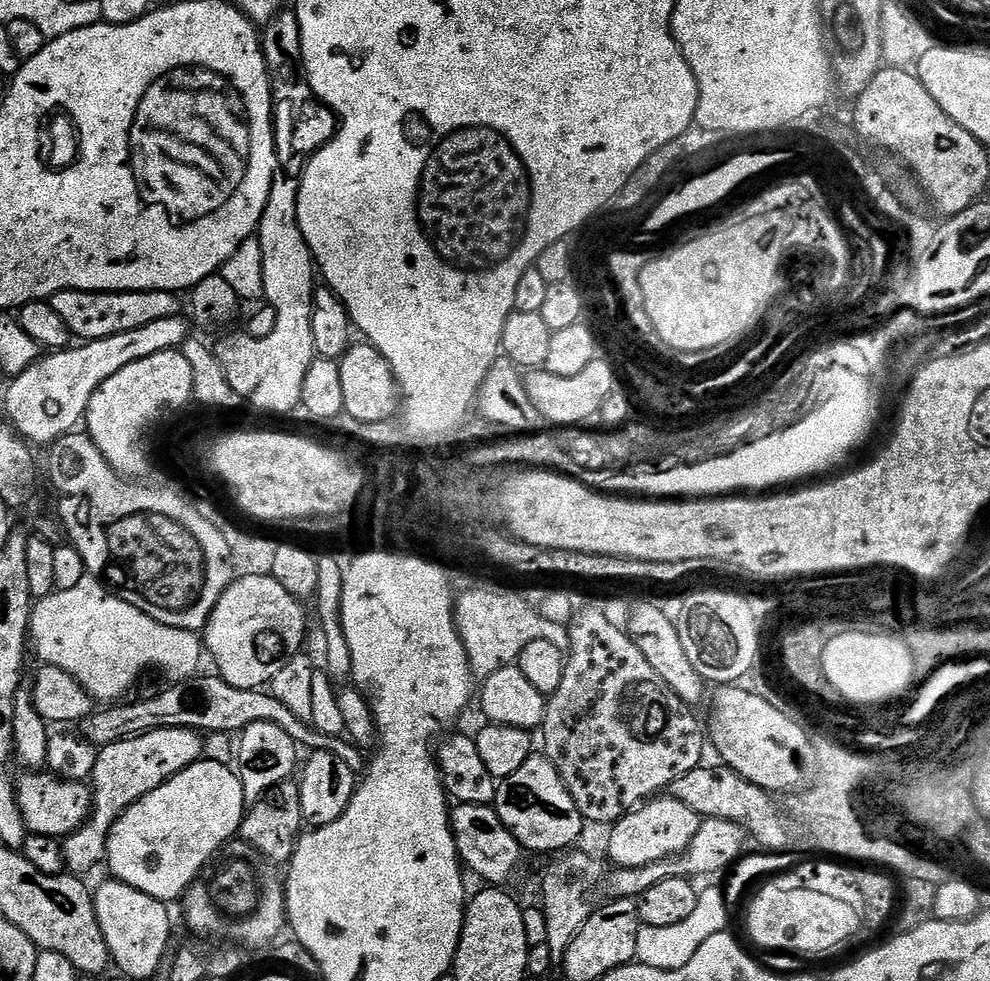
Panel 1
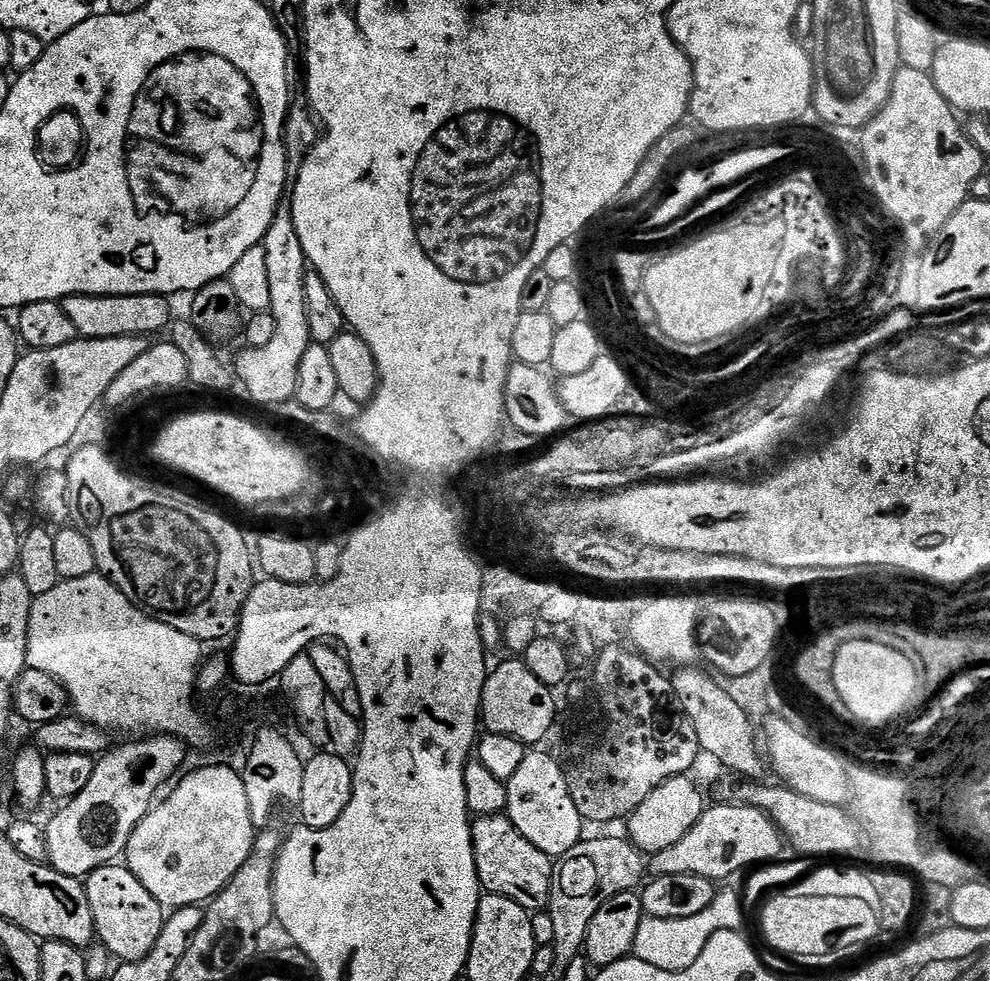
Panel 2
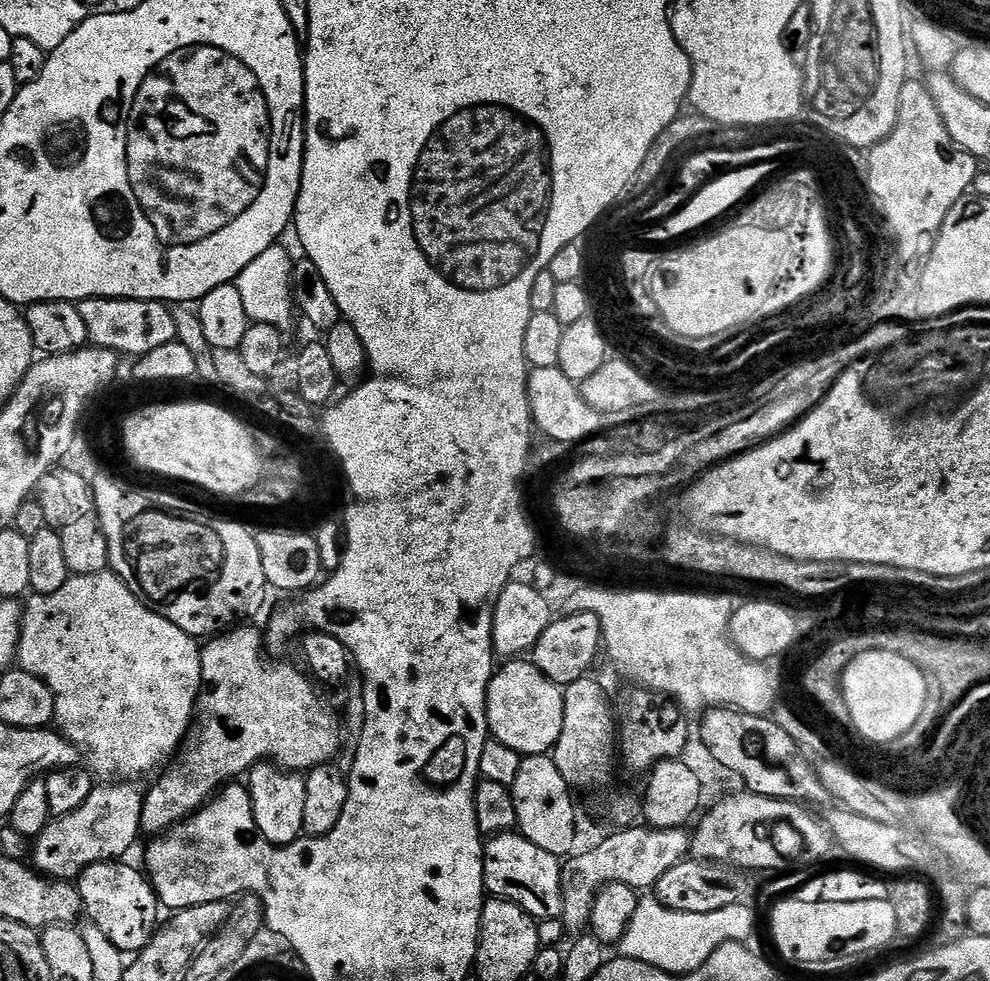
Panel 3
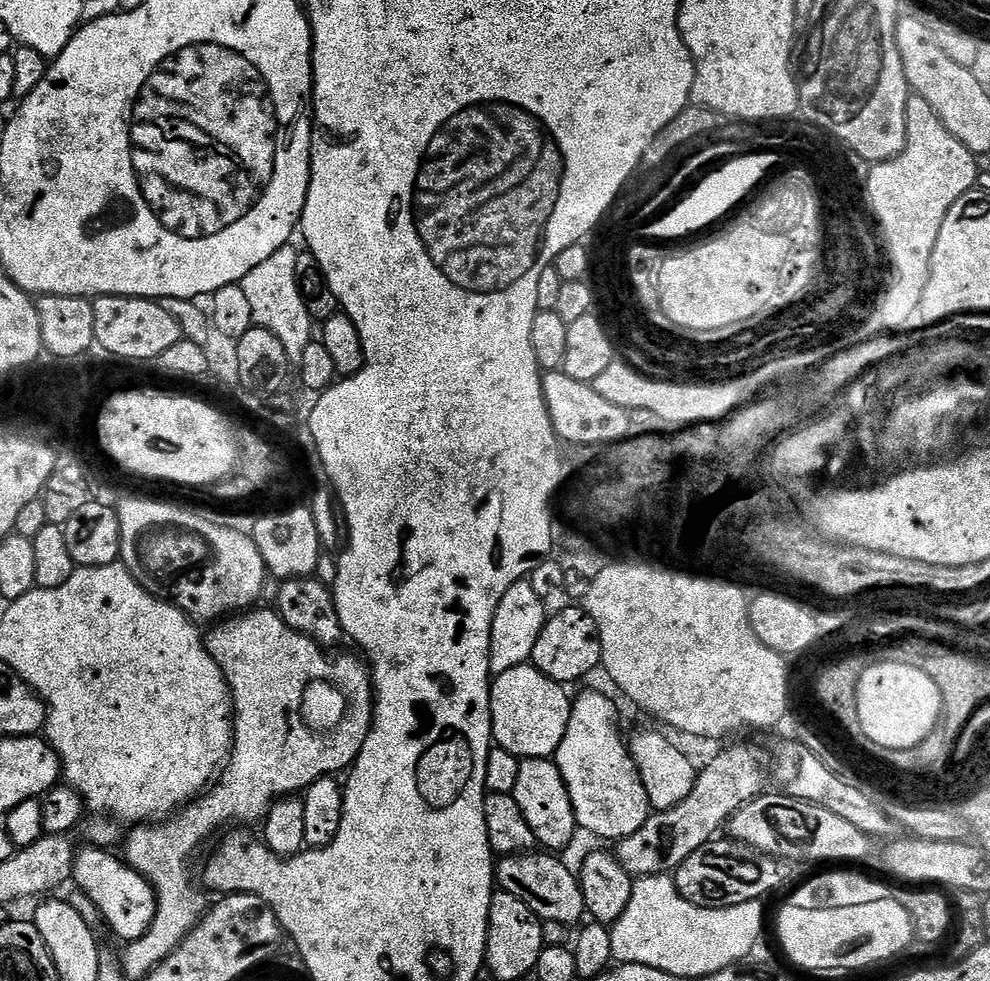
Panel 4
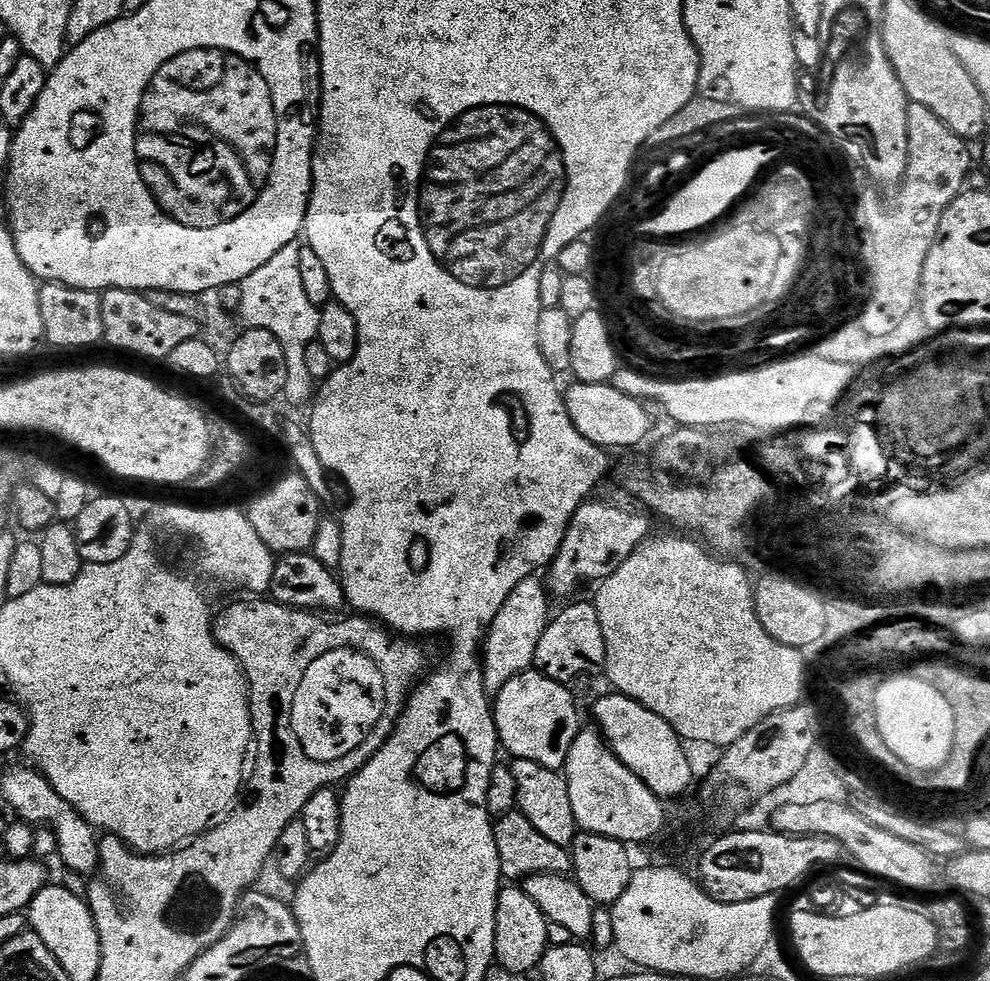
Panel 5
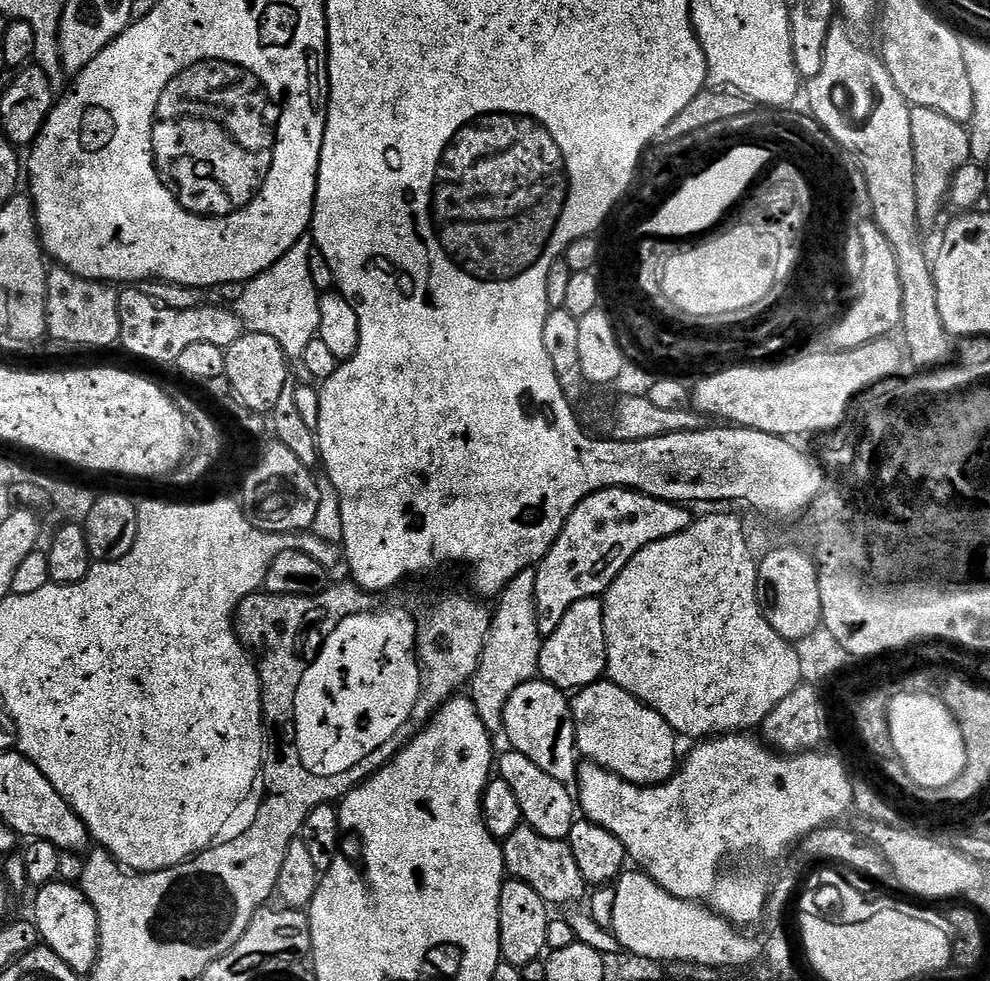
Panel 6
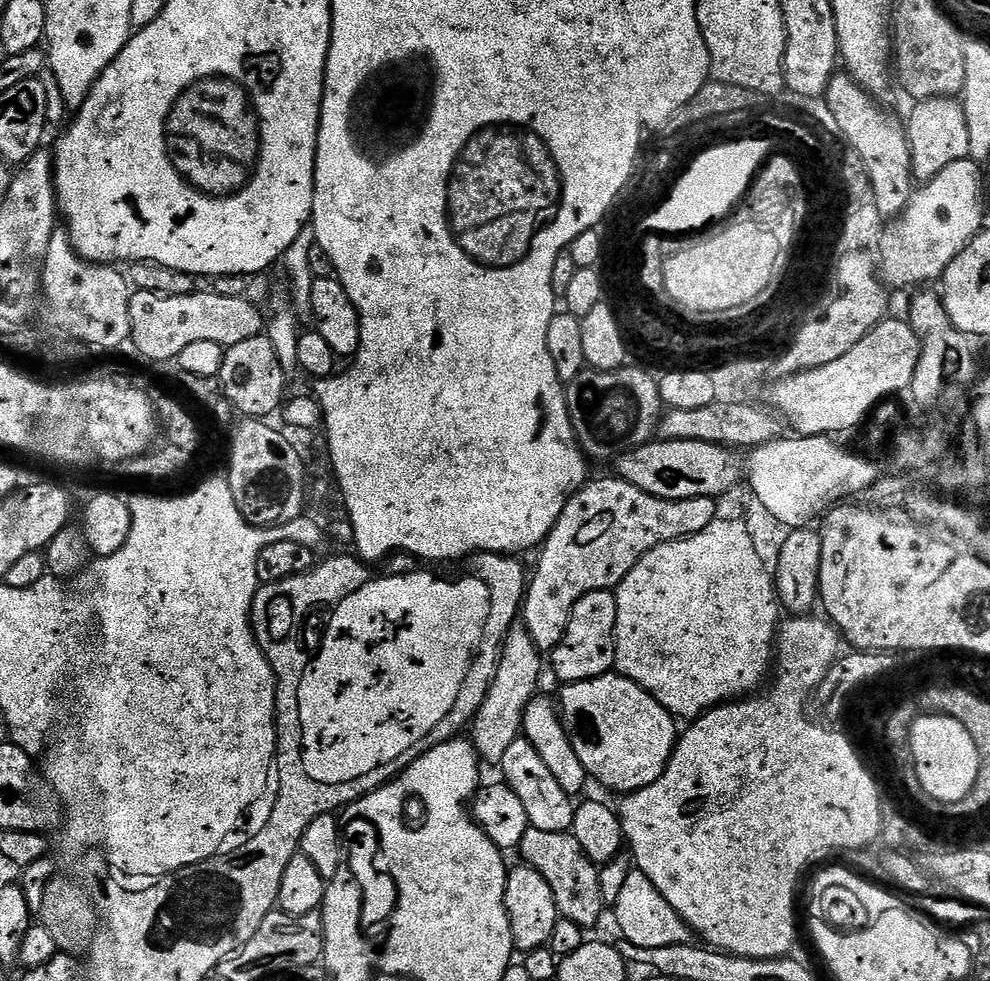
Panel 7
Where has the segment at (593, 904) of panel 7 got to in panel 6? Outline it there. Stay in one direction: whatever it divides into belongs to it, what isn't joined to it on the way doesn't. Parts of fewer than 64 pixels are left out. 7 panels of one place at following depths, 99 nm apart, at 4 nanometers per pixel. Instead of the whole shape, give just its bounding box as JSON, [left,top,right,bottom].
[502,826,586,906]

